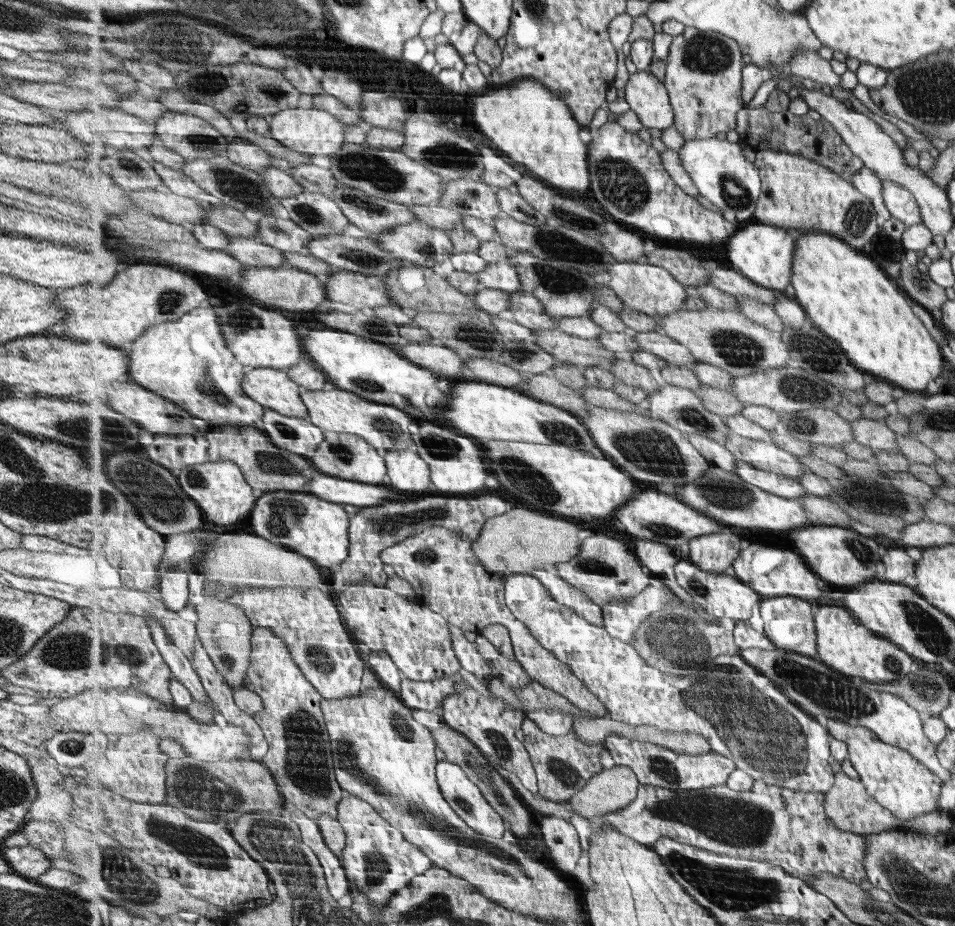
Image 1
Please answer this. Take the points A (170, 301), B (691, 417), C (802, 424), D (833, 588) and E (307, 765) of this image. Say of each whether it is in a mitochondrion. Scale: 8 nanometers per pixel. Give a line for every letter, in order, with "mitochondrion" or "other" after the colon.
A: mitochondrion
B: mitochondrion
C: mitochondrion
D: other
E: mitochondrion

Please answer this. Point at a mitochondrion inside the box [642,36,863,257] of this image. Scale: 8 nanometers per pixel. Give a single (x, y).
(733, 191)

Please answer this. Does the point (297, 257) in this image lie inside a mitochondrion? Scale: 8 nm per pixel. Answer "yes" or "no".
no

